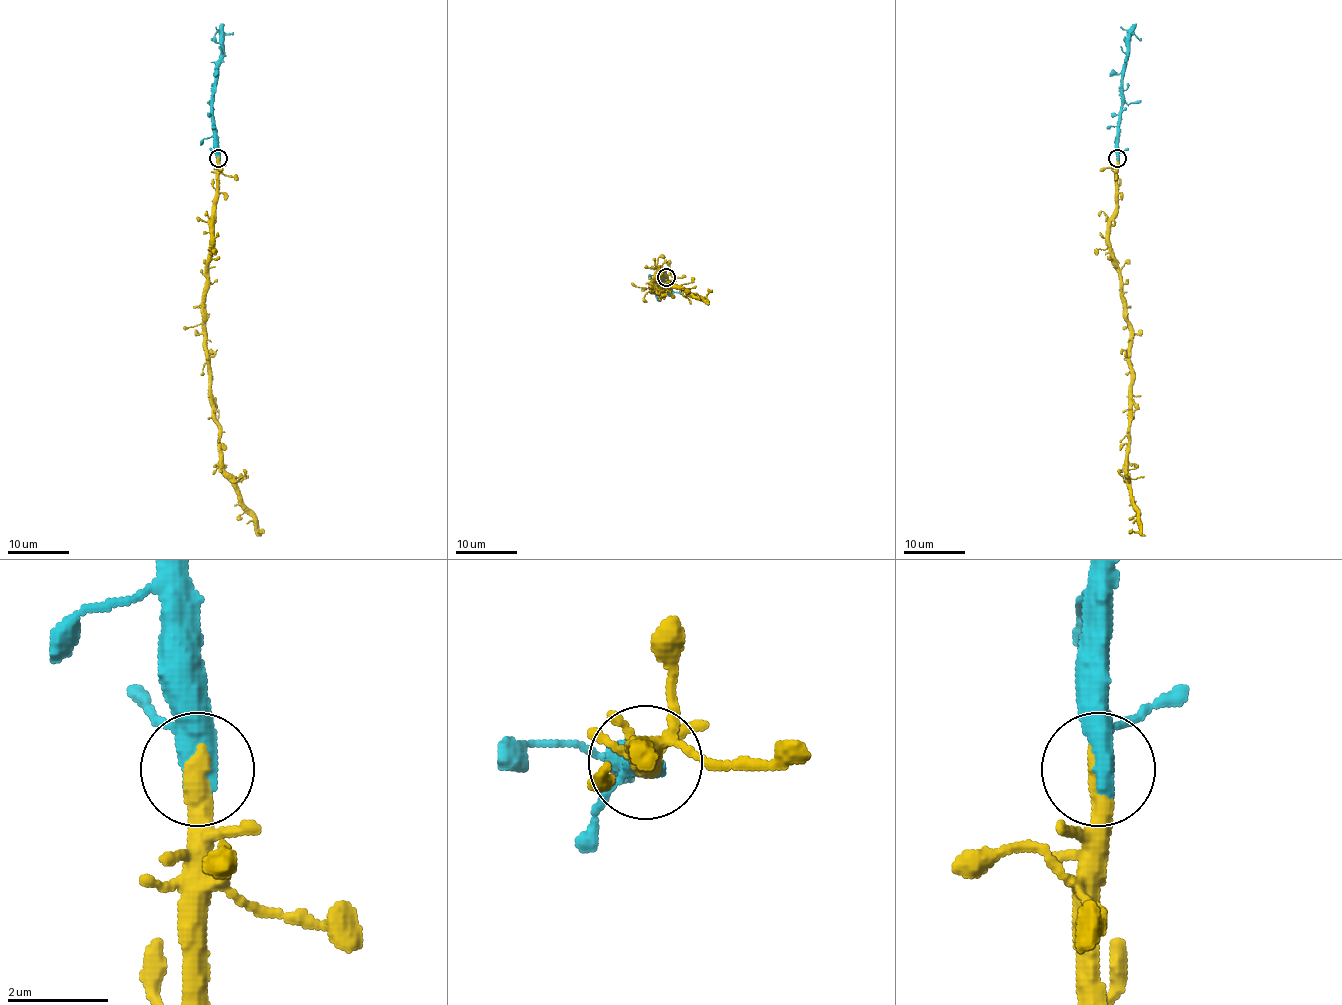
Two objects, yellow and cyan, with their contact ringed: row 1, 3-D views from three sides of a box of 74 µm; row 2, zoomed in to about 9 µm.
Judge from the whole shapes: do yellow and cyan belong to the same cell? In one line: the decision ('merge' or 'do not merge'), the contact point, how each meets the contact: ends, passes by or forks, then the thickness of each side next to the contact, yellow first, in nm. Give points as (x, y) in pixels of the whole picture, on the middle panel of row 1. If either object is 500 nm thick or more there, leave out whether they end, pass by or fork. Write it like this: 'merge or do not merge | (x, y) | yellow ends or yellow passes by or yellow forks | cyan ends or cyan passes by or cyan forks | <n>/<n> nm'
merge | (666, 277) | yellow ends | cyan passes by | 400/440 nm

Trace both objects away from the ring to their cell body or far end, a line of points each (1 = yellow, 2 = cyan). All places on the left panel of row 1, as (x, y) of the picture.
1: (217, 157), (217, 202), (207, 275), (205, 320), (211, 417), (219, 429), (222, 473), (261, 533)
2: (217, 157), (213, 85), (216, 62), (220, 54), (220, 35), (217, 32), (211, 40)

